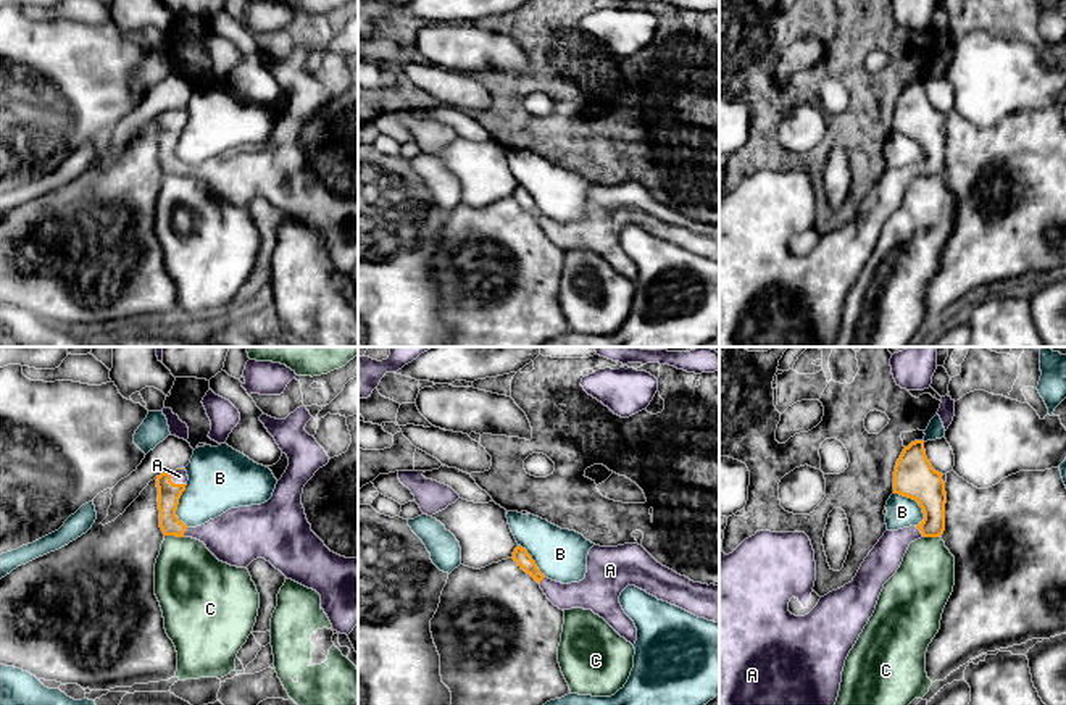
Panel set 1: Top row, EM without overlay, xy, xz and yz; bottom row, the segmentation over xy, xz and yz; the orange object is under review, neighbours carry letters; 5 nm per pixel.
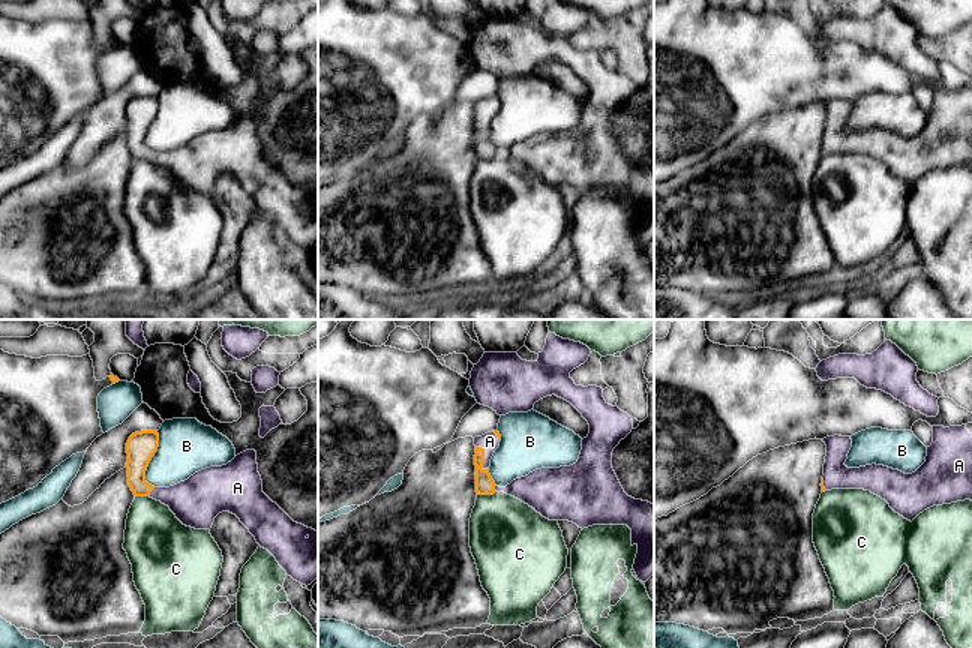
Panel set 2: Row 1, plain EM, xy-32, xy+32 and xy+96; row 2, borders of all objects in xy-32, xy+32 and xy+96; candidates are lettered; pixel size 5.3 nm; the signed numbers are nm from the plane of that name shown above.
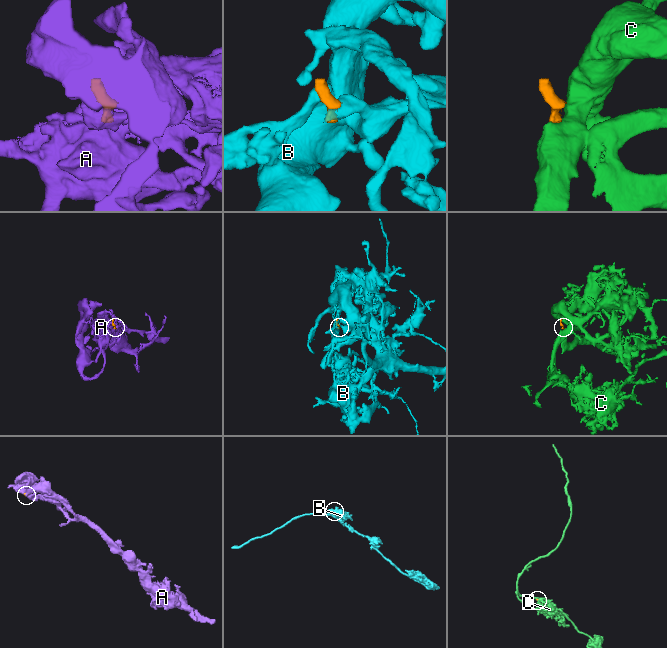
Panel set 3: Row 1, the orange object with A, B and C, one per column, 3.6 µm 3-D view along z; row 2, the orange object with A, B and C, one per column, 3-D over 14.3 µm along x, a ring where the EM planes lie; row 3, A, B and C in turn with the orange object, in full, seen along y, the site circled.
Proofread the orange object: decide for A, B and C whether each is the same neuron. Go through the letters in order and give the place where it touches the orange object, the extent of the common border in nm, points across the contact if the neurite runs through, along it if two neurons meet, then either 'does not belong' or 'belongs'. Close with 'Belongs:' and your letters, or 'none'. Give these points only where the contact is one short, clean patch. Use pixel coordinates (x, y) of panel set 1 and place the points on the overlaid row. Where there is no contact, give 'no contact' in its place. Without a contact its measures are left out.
A: meets orange in xy at (173, 483); contact 100 nm long; border along xy (173, 471), (171, 479), (186, 484); does not belong
B: meets orange in yz at (916, 500); contact 220 nm long; does not belong
C: meets orange in xy at (174, 534); contact 100 nm long; border along xy (165, 534), (183, 538); does not belong
Belongs: none

